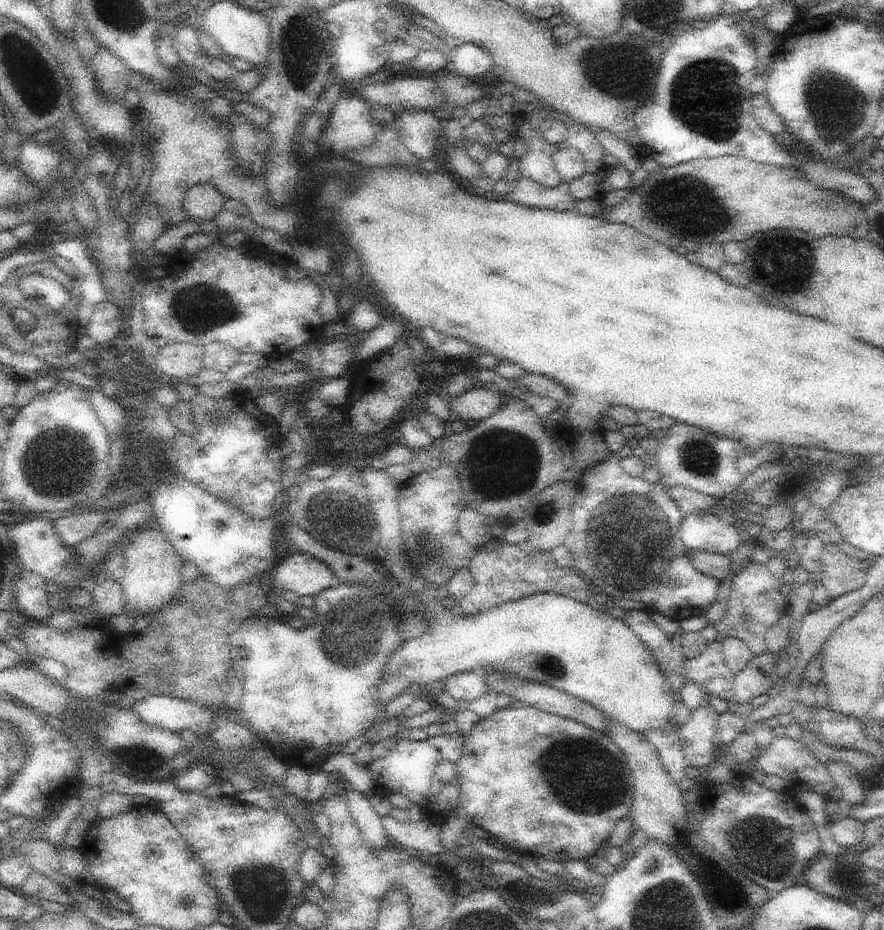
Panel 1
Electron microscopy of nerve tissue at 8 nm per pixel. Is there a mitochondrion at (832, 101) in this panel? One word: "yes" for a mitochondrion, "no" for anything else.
yes

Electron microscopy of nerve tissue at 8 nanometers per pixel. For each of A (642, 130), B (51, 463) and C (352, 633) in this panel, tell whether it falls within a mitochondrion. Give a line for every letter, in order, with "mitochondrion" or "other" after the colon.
A: other
B: mitochondrion
C: mitochondrion

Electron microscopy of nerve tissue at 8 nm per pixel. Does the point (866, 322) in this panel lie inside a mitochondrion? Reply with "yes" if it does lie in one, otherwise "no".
no

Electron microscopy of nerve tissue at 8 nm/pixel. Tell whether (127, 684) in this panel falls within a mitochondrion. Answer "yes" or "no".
no

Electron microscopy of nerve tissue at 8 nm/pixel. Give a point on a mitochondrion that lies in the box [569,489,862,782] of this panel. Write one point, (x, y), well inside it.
(840, 668)

